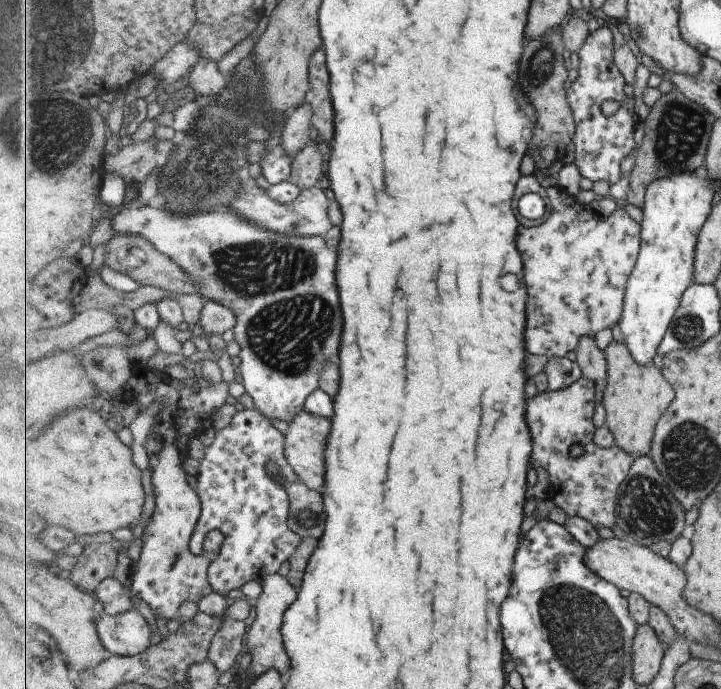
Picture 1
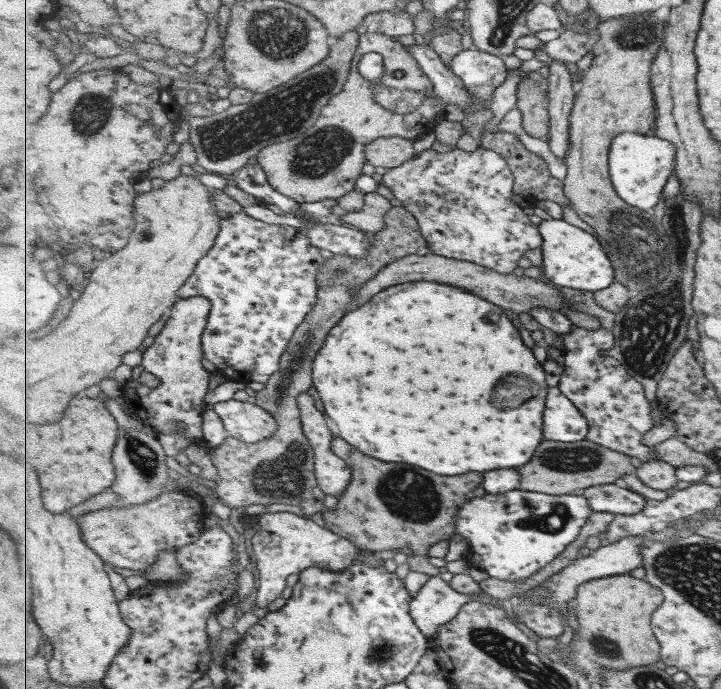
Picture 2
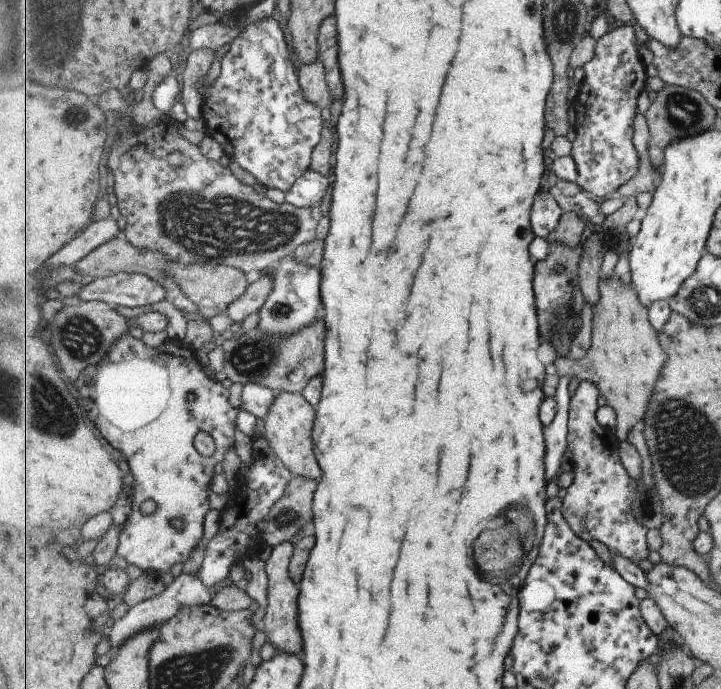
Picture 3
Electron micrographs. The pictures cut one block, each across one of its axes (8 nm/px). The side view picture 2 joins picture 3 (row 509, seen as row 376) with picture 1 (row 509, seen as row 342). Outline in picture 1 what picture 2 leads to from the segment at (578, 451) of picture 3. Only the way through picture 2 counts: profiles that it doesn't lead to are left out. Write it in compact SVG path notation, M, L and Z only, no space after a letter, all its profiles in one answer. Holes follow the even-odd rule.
M581 377L575 384L560 391L545 391L537 398L529 400L527 406L527 420L531 422L531 434L535 434L535 468L544 468L549 474L549 482L558 488L558 499L554 502L560 506L568 518L579 517L589 521L597 528L617 528L618 498L623 482L627 480L633 461L636 459L631 453L617 446L606 449L593 443L593 437L598 432L594 423L597 408L597 388L595 382ZM579 444L583 454L577 458L571 456L571 446Z

